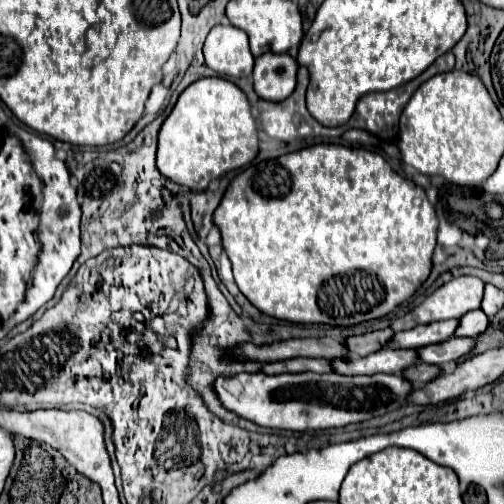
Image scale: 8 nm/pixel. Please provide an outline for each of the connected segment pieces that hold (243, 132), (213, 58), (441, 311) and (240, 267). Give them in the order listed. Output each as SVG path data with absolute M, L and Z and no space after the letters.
M222 77L198 79L188 85L158 133L158 171L178 185L204 191L214 177L250 163L258 153L256 125L246 95Z
M216 25L208 33L204 59L210 69L228 77L248 77L254 67L248 35L232 25Z
M456 277L438 287L416 309L400 319L394 319L390 329L396 333L442 319L460 319L460 315L480 307L482 291L484 283L478 277Z
M320 143L306 147L294 153L286 153L278 159L264 161L264 169L258 165L246 167L240 175L236 175L218 209L214 211L214 225L220 229L224 251L232 261L234 279L238 289L246 295L246 299L258 307L262 313L284 319L290 323L326 323L326 325L356 325L362 321L378 319L394 311L396 305L410 299L414 291L428 279L432 269L432 251L436 245L436 229L438 219L434 207L430 205L422 187L414 185L412 181L394 173L386 159L377 151L366 148L351 147L336 143Z

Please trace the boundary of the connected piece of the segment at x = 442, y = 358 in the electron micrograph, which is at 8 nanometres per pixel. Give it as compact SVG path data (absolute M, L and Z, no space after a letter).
M452 337L448 341L436 343L436 345L428 345L428 347L420 347L416 349L418 359L422 363L428 365L450 365L452 361L458 361L464 353L468 353L474 347L474 339L460 339L460 337Z

